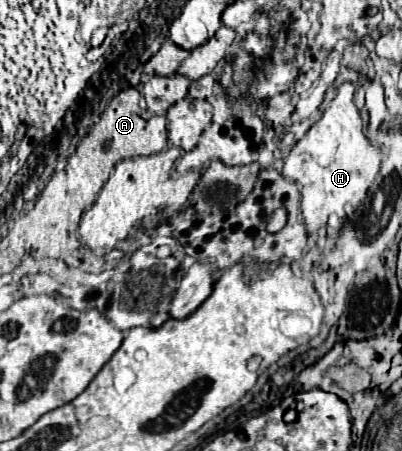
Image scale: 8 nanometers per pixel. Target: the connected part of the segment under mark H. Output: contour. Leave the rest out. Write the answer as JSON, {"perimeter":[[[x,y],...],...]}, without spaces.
{"perimeter":[[[343,83],[339,87],[337,97],[331,101],[323,117],[303,139],[297,141],[283,167],[283,175],[301,185],[301,207],[309,233],[325,227],[331,213],[345,219],[345,209],[357,209],[379,173],[383,153],[363,135],[363,121],[353,103],[353,93],[353,83]]]}

